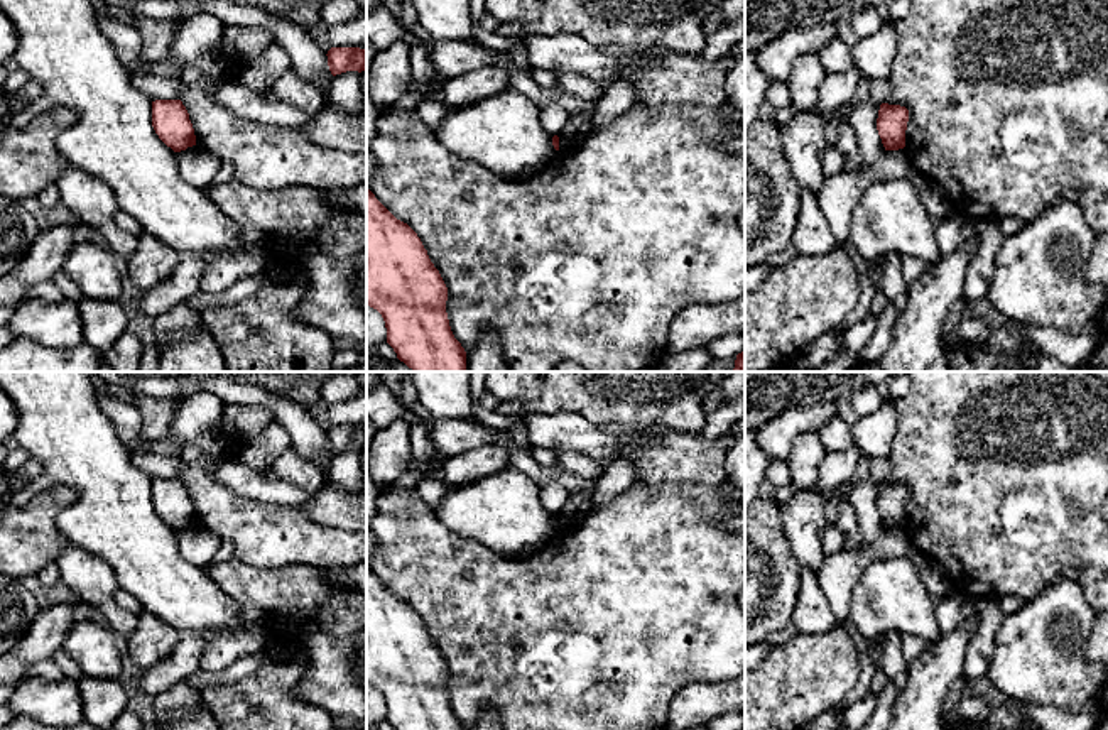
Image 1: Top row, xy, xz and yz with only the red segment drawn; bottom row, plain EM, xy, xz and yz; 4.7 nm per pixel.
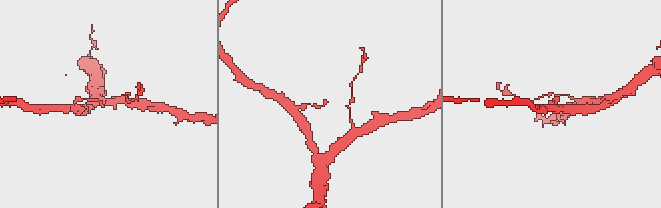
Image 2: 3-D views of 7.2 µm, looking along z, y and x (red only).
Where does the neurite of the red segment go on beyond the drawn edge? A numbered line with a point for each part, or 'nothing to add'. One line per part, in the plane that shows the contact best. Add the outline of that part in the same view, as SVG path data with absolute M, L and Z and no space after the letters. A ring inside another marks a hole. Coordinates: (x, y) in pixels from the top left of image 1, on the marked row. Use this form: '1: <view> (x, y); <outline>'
nothing to add

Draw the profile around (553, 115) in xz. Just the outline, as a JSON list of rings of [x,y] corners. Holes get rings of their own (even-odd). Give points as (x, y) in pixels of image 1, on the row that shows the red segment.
[[[551,101],[540,106],[542,127],[551,135],[559,135],[564,130],[568,118],[569,118],[569,113],[556,101]]]

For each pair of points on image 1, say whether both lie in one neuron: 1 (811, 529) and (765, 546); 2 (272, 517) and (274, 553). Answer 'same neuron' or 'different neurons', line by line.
1: different neurons
2: same neuron

